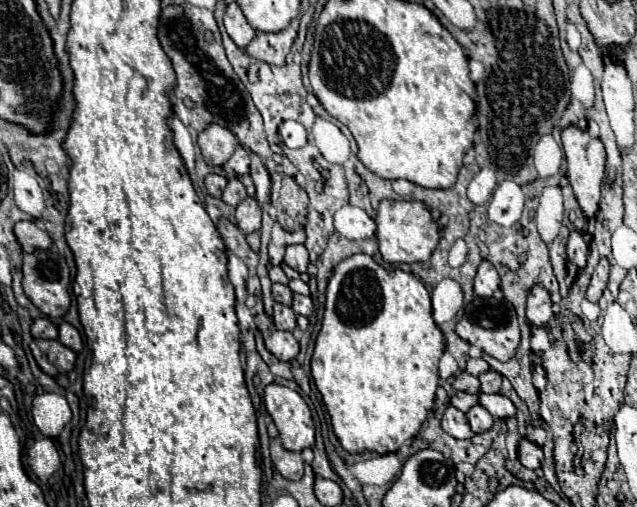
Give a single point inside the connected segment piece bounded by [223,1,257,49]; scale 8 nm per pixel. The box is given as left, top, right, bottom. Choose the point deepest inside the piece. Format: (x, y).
(240, 31)

